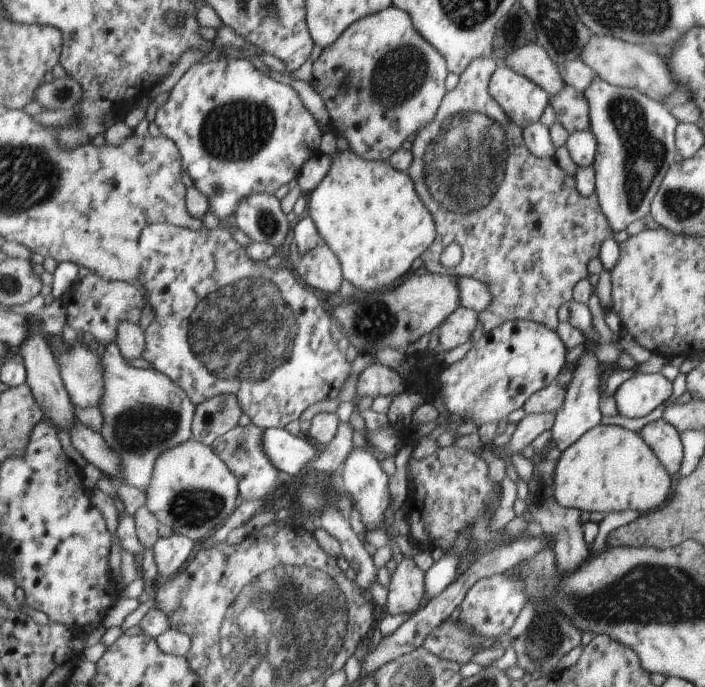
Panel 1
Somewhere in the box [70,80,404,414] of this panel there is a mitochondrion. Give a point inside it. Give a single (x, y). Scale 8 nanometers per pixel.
(251, 333)

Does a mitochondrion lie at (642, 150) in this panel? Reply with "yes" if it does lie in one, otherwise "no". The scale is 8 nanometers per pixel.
yes

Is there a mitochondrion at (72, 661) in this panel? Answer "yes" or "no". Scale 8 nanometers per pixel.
no

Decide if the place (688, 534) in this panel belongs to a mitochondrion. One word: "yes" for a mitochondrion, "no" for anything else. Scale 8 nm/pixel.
no

